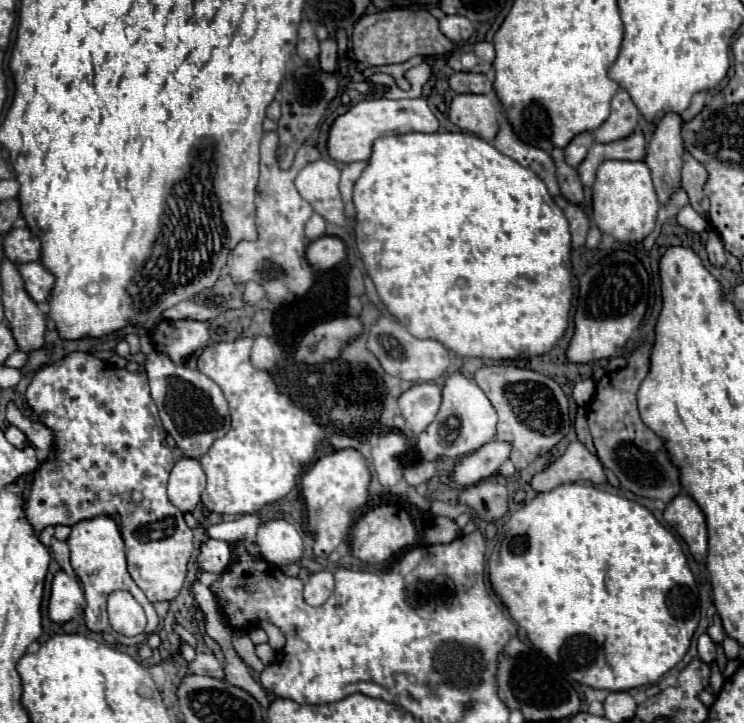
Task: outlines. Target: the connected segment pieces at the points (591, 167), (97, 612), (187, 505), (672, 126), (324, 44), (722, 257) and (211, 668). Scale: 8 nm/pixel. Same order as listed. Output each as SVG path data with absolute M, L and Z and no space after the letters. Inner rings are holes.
M632 132L630 136L608 142L608 144L596 142L588 150L588 156L584 158L584 162L578 166L580 180L584 186L592 186L596 168L604 160L644 160L644 154L646 154L646 140L642 132Z
M94 516L90 520L82 520L78 524L72 526L72 532L68 536L68 546L70 546L70 562L72 568L76 572L76 576L80 578L82 586L84 586L84 594L86 594L86 612L84 612L84 622L88 626L88 630L102 634L102 632L110 632L120 644L124 646L138 646L142 644L158 626L158 614L154 612L154 606L148 602L148 598L144 596L144 592L134 584L134 580L130 578L128 570L126 570L126 556L124 556L124 540L120 534L120 528L116 524L116 520L112 516ZM114 590L126 590L132 596L136 596L138 604L144 608L148 624L144 634L136 636L136 638L126 638L122 634L116 634L108 622L108 612L106 612L106 600Z
M180 458L168 480L168 498L182 512L194 512L200 502L200 492L204 490L206 474L202 470L200 460L196 458Z
M668 112L656 124L656 130L648 144L646 164L652 170L656 196L662 206L666 206L672 194L680 188L680 168L684 154L680 128L682 128L680 114Z
M332 38L320 42L320 68L326 72L336 70L336 42Z
M712 230L710 232L710 238L706 242L706 252L708 252L708 260L714 264L714 266L724 266L726 264L726 252L724 252L724 246L722 246L722 240L718 238L718 234Z
M198 652L196 660L188 668L190 668L192 674L206 674L206 676L212 676L212 678L224 678L224 666L214 654Z

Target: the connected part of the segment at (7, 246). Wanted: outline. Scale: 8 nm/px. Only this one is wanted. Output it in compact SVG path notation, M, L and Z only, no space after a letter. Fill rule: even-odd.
M14 228L4 238L4 252L6 258L18 264L38 262L42 256L42 244L28 228Z

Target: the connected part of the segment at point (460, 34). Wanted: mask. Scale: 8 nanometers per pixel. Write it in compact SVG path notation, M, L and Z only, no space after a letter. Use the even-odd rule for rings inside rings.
M444 16L440 20L440 30L444 36L448 36L456 44L466 42L474 32L472 22L468 18L462 18L462 16Z

